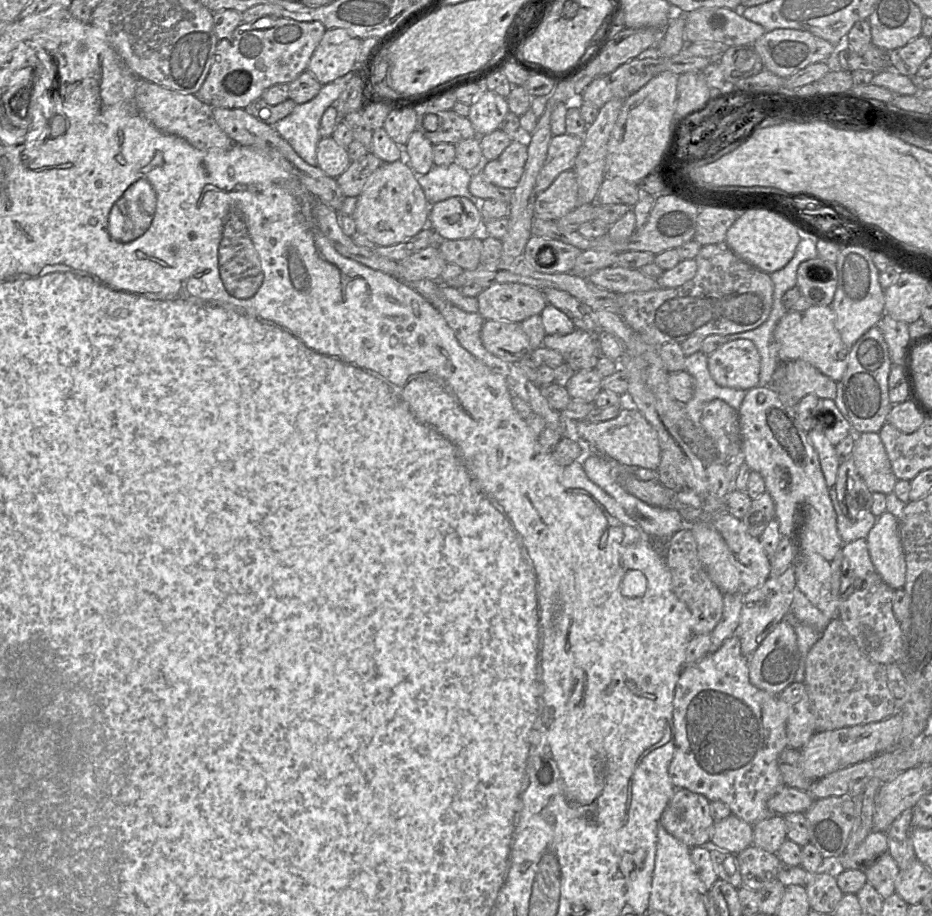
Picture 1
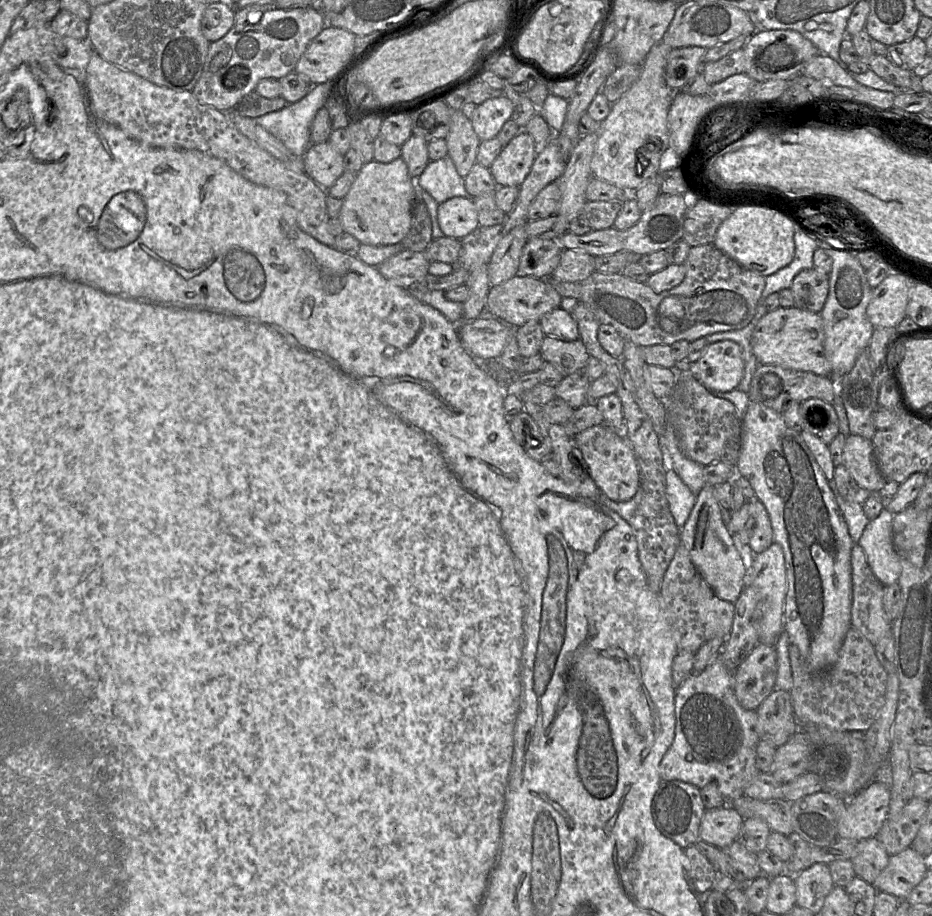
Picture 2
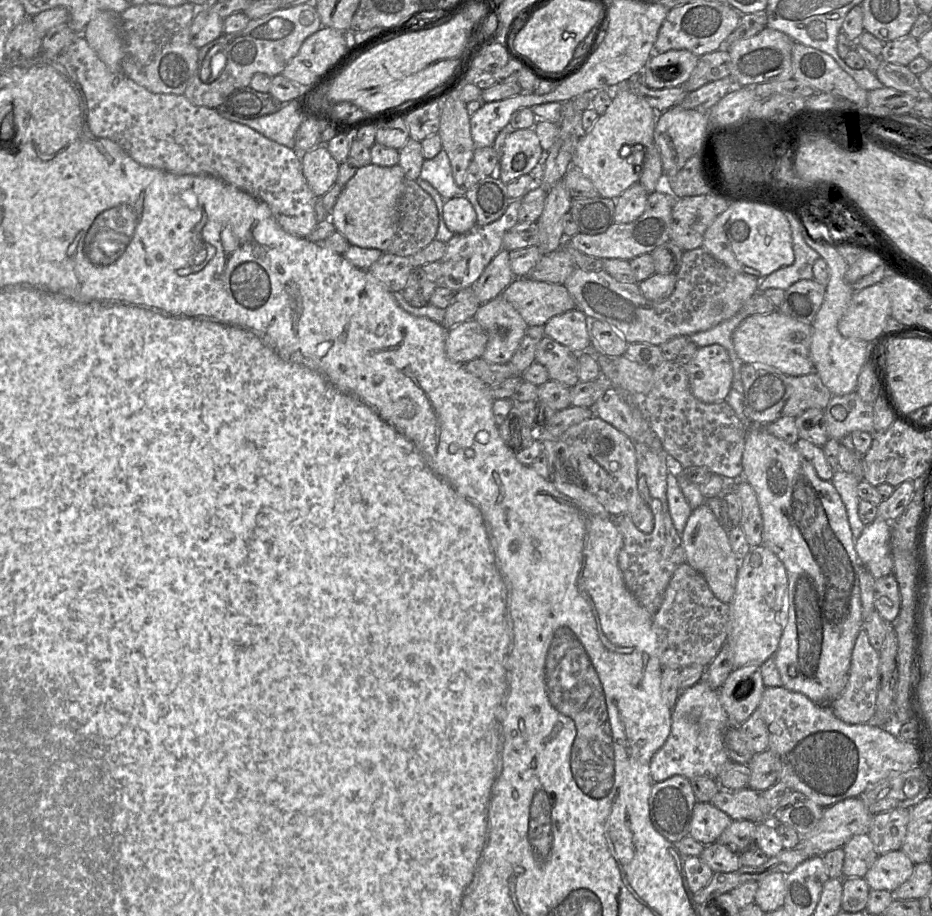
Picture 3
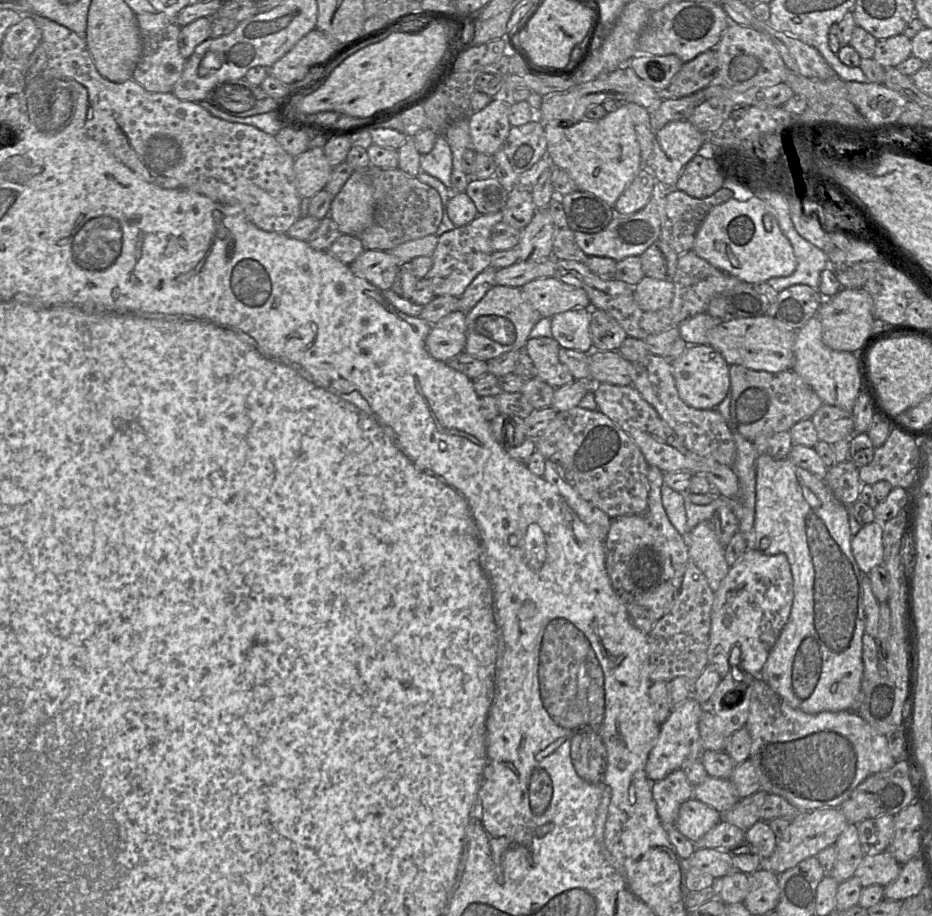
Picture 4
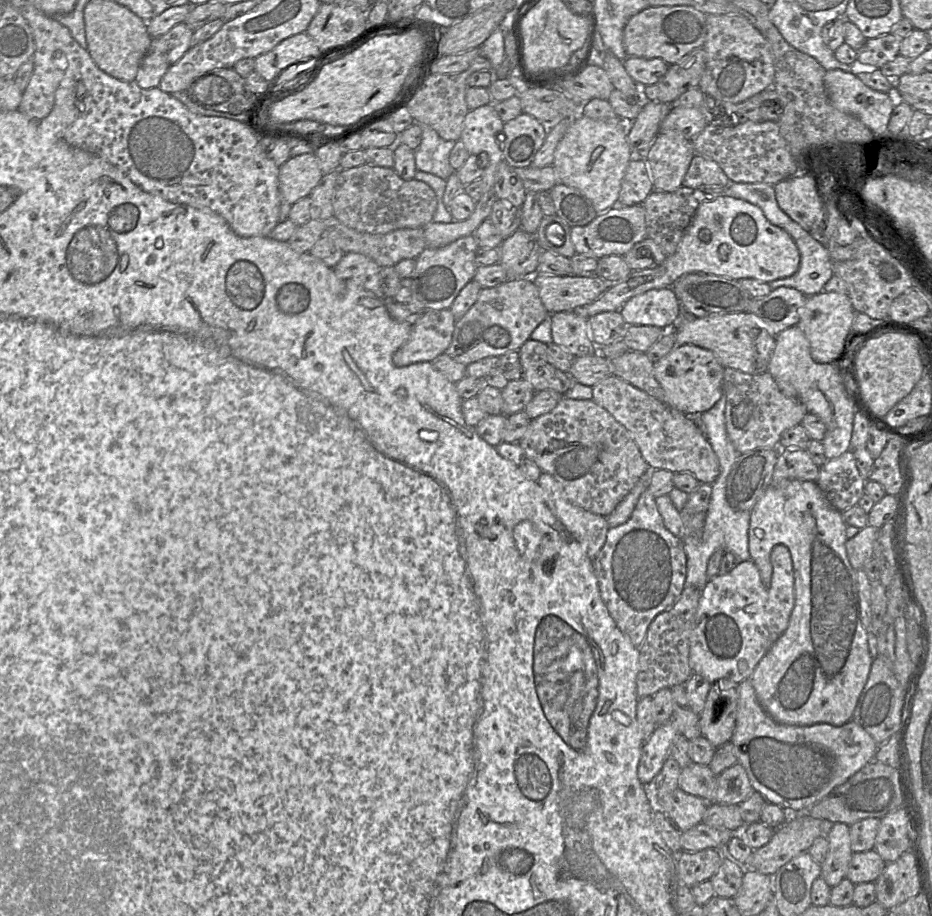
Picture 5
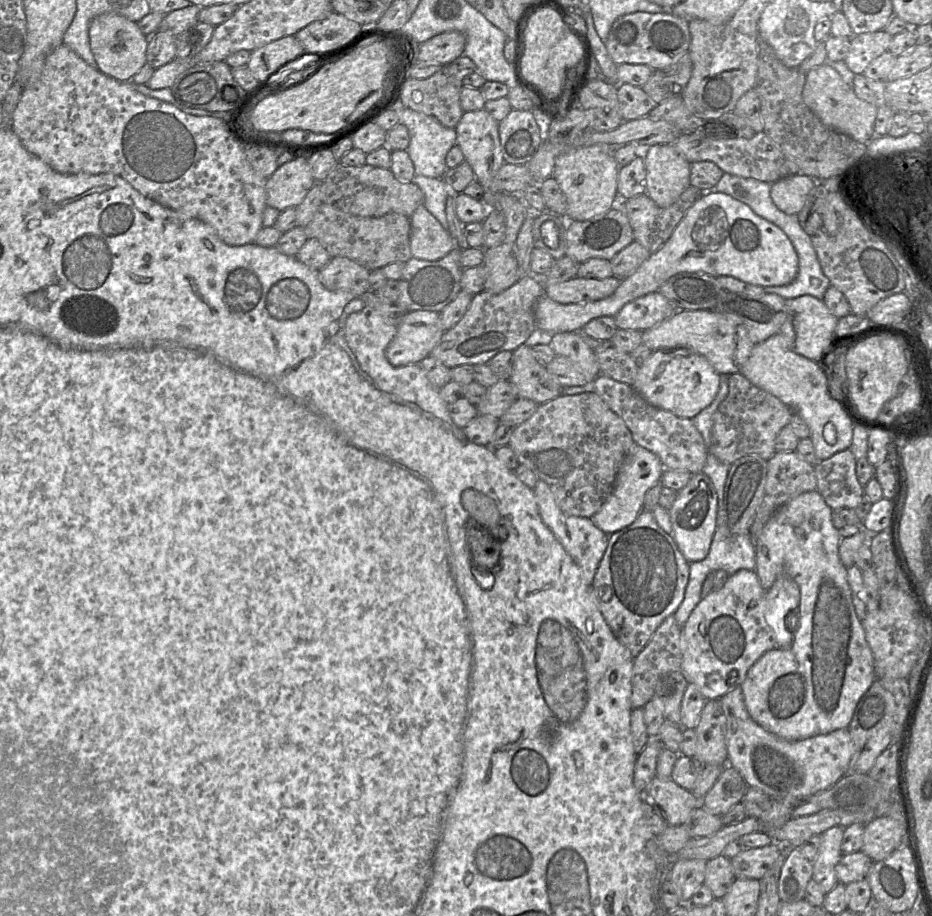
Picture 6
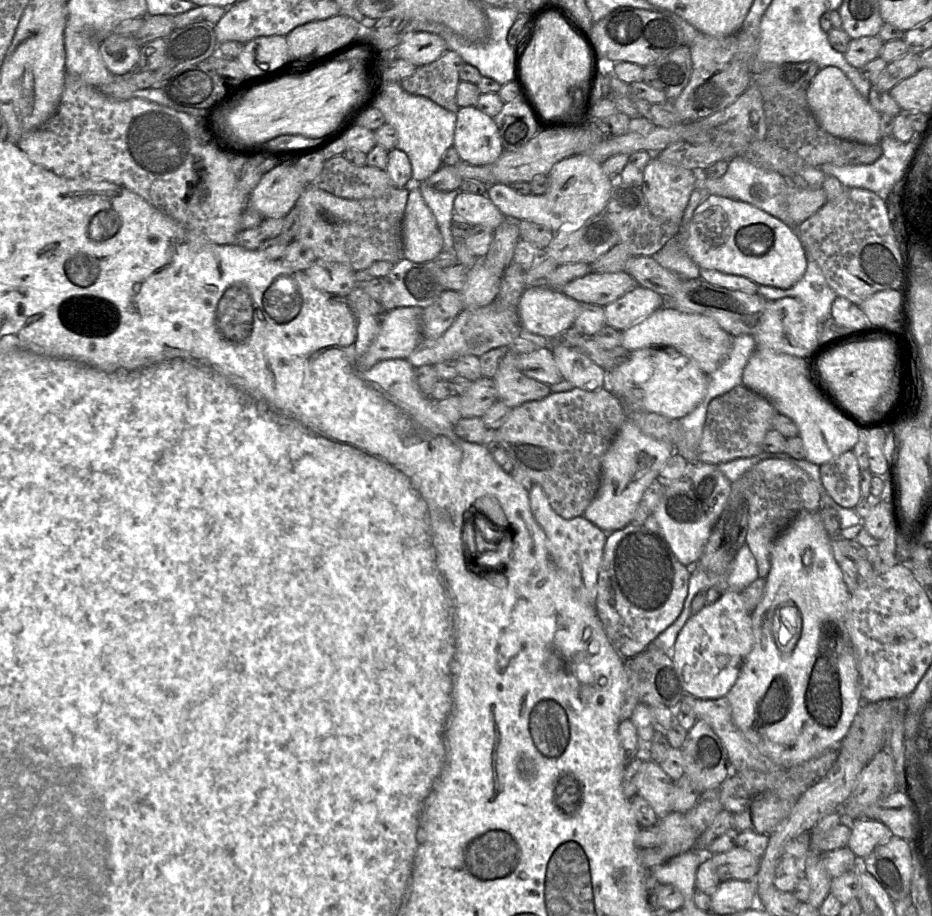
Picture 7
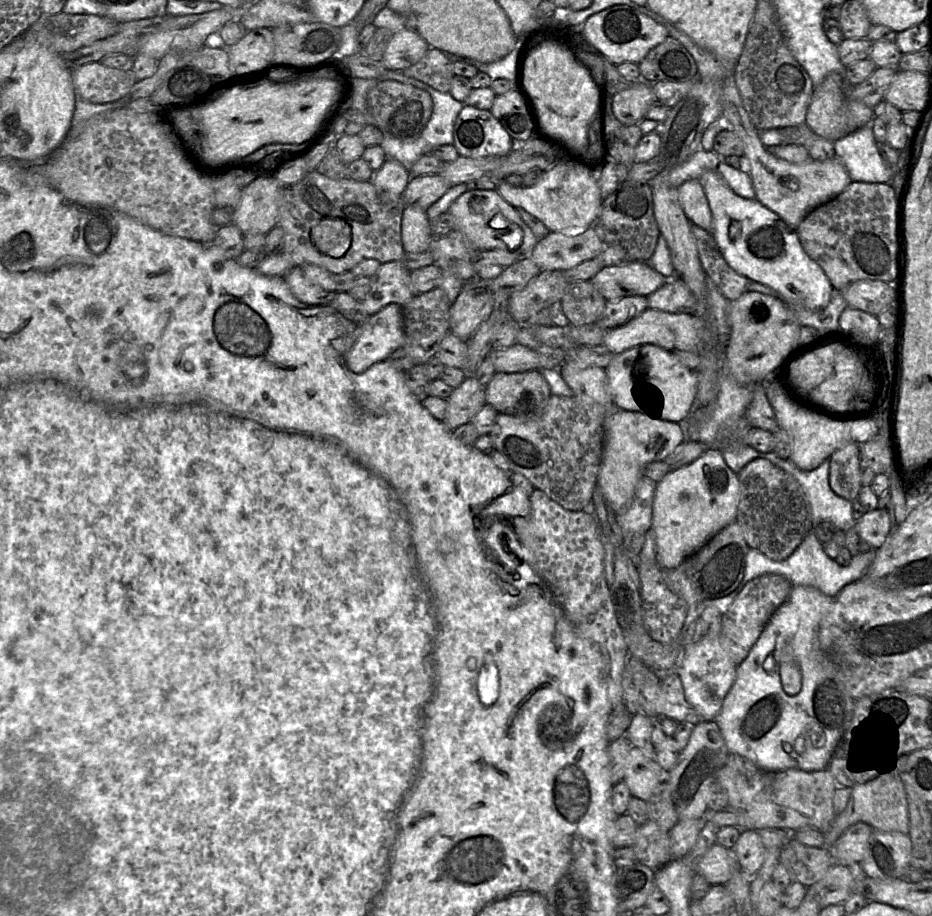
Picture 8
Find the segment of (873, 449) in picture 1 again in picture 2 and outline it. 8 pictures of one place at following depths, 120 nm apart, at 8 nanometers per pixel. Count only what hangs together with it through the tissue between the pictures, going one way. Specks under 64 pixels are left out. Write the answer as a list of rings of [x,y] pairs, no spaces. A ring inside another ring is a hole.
[[[849,435],[844,445],[842,465],[861,487],[869,491],[880,492],[887,482],[875,461],[870,439]]]

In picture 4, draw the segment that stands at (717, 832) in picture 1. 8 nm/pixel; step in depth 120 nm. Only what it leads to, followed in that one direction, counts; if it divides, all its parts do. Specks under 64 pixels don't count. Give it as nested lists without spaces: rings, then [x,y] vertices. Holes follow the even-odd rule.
[[[692,797],[681,804],[675,827],[694,843],[719,822],[721,822],[721,816],[718,811]]]

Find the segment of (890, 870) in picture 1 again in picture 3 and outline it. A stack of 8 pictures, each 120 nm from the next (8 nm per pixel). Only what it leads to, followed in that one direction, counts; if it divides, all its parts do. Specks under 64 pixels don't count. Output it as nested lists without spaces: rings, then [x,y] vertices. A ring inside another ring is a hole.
[[[867,834],[852,837],[844,846],[843,878],[863,878],[878,858]]]

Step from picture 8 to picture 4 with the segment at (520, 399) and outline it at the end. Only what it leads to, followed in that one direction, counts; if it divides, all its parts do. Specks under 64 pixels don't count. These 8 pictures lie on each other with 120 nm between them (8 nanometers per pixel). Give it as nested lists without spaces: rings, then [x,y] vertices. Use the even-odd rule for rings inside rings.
[[[553,337],[528,339],[524,349],[537,370],[537,378],[553,388],[575,381],[569,369],[559,360],[560,346]]]

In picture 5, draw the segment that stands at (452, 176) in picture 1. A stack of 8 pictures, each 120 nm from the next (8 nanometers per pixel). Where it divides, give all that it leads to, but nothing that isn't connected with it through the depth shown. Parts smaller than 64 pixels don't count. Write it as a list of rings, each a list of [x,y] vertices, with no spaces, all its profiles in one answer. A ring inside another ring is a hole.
[[[420,124],[422,139],[414,150],[416,169],[447,180],[454,171],[449,156],[456,141],[446,141],[430,126]]]

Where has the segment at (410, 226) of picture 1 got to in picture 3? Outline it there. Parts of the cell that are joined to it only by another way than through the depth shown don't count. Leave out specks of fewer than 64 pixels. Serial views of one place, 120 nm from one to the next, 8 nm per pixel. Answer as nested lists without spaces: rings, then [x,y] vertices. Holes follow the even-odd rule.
[[[370,163],[359,167],[343,186],[330,212],[330,220],[336,231],[341,233],[351,245],[376,248],[386,253],[396,232],[397,199],[404,179],[404,171],[399,164],[382,167]]]

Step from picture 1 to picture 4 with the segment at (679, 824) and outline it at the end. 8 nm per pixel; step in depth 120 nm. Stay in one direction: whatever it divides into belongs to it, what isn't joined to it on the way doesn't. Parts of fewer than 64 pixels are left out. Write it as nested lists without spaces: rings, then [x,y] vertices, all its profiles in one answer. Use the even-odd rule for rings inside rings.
[[[681,769],[674,770],[662,780],[652,783],[651,790],[661,823],[666,828],[675,826],[681,804],[693,797],[693,787],[689,784],[686,775]]]

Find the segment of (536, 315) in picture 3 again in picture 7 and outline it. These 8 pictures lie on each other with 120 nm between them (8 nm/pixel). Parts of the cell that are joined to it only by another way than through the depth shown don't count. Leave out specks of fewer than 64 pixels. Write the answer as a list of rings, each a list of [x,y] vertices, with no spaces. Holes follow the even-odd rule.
[[[626,271],[589,274],[578,278],[564,287],[561,292],[580,302],[605,307],[638,286]]]

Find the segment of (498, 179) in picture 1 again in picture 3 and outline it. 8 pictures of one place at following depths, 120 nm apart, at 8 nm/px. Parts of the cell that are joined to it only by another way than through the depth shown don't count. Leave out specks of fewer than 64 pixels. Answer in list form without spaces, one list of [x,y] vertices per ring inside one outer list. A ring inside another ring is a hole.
[[[533,127],[511,131],[506,138],[496,175],[508,184],[522,175],[531,173],[543,160],[545,153]]]

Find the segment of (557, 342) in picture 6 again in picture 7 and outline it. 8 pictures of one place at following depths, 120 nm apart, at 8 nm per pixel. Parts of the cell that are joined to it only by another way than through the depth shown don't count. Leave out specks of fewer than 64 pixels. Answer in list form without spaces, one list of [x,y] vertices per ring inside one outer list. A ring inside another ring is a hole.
[[[554,345],[551,348],[564,380],[585,391],[603,389],[607,373],[575,347]]]

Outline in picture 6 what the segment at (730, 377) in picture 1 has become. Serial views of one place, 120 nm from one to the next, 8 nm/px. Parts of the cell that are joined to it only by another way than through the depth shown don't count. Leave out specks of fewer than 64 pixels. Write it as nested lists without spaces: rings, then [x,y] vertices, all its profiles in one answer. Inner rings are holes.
[[[658,350],[639,366],[632,387],[652,406],[692,419],[713,402],[720,380],[721,375],[699,354],[689,350]]]

